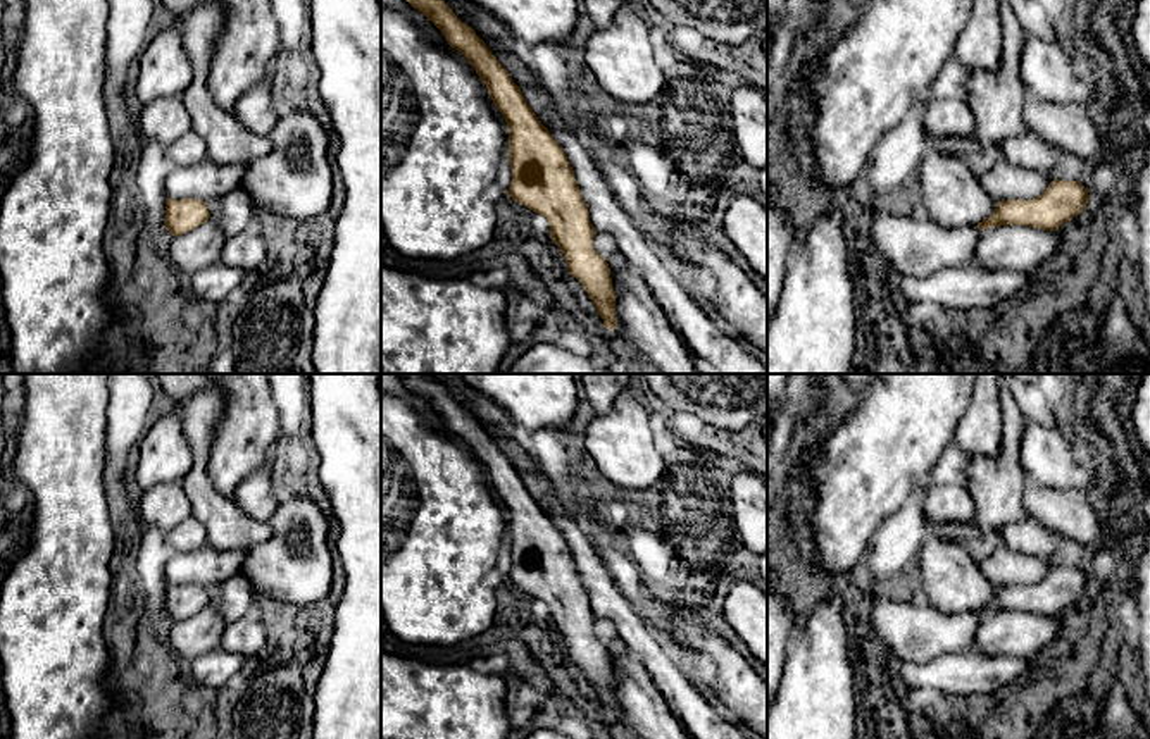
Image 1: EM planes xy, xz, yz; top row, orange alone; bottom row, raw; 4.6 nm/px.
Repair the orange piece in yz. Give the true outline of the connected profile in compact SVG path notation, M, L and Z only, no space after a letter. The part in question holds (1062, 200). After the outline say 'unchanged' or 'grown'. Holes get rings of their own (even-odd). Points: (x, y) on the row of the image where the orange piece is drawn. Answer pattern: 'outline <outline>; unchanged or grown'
outline M1053 179L1036 198L998 202L993 214L976 227L983 231L1007 224L1057 231L1086 208L1088 198L1088 189L1079 181Z; unchanged

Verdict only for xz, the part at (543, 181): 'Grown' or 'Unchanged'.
Unchanged

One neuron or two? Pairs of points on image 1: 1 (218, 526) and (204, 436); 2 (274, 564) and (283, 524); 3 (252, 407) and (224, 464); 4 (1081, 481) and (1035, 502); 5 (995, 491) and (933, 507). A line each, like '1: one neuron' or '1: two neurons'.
1: one neuron
2: one neuron
3: one neuron
4: two neurons
5: two neurons

